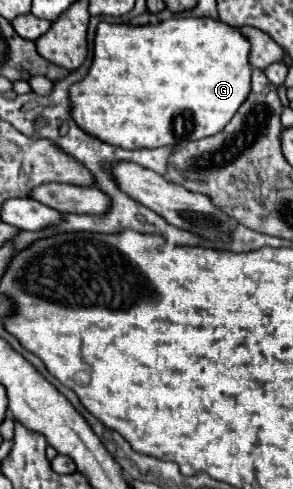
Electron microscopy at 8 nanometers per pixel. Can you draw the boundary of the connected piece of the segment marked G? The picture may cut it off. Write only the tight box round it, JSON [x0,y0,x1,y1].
[70,17,252,149]

